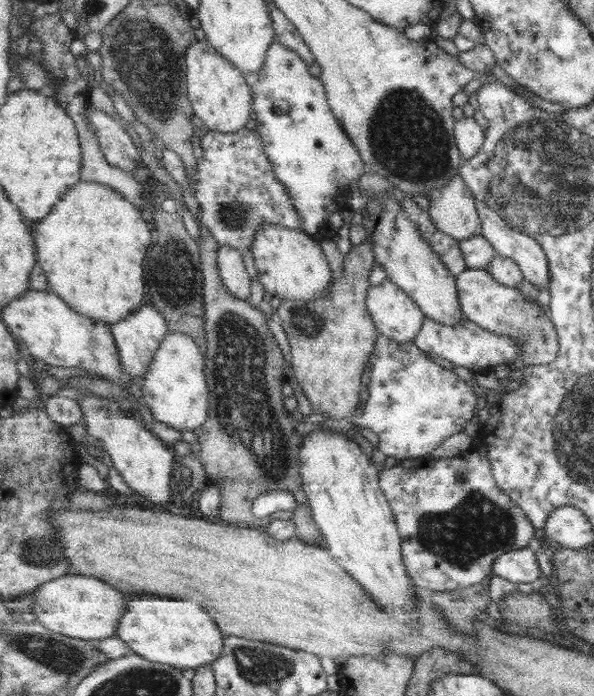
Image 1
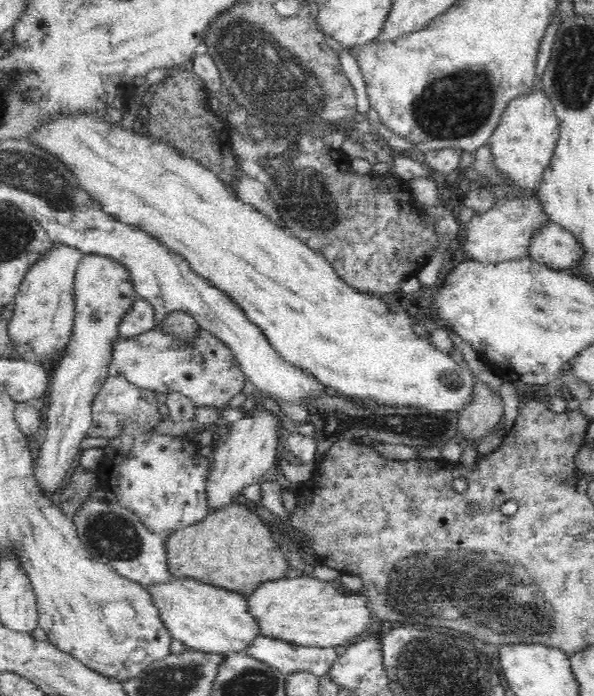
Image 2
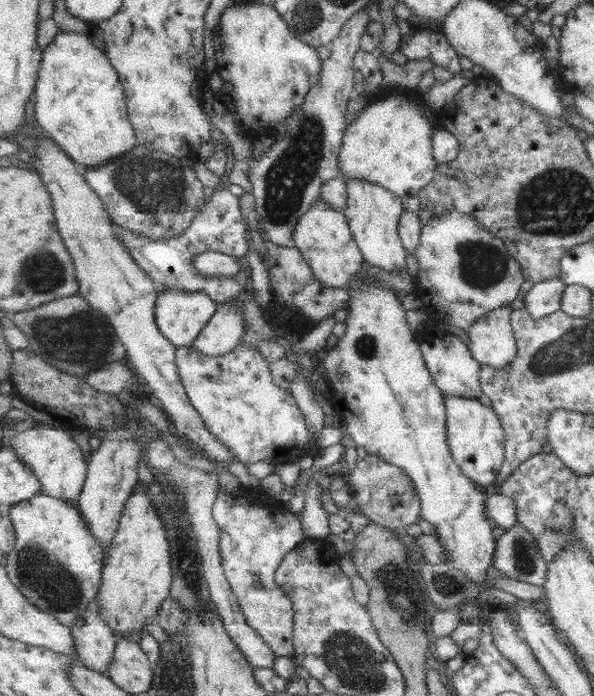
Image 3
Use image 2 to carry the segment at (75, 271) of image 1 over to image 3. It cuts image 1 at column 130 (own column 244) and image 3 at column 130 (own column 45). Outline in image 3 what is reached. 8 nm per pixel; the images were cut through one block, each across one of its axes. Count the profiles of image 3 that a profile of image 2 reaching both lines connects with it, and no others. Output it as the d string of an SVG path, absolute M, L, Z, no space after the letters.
M61 33L44 52L36 90L36 119L44 132L83 169L114 161L140 146L128 116L128 98L118 69L89 34Z

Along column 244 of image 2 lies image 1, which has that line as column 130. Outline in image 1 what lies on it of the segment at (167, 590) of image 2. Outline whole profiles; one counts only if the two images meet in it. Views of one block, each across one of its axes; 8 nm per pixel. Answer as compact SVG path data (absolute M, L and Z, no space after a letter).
M159 595L127 599L129 611L120 623L118 636L145 659L176 668L197 670L207 664L213 664L223 655L227 637L216 619L198 602Z

